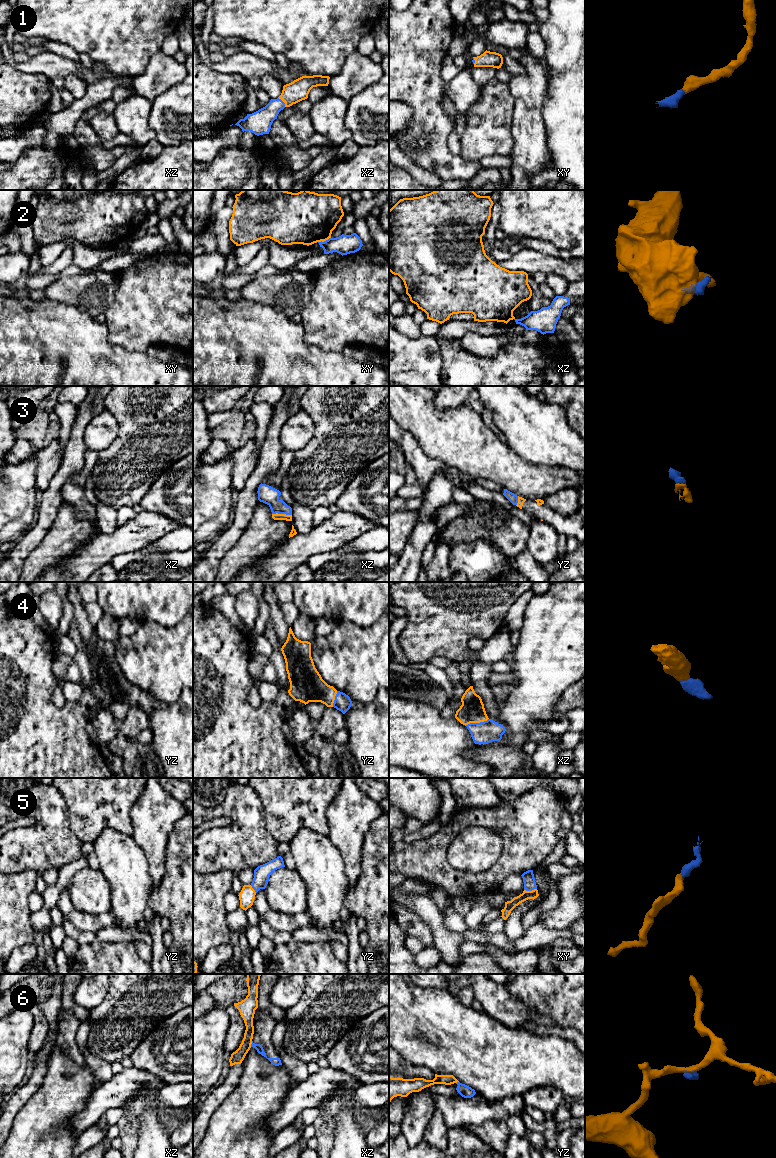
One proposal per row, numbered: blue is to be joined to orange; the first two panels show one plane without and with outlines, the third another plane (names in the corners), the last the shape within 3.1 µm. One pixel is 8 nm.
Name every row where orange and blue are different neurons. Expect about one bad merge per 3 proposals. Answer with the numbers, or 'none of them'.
2, 6

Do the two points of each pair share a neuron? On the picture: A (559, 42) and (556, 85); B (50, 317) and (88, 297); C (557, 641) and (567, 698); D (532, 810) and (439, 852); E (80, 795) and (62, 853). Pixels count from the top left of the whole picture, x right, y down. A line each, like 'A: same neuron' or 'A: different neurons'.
A: same neuron
B: different neurons
C: different neurons
D: same neuron
E: different neurons

